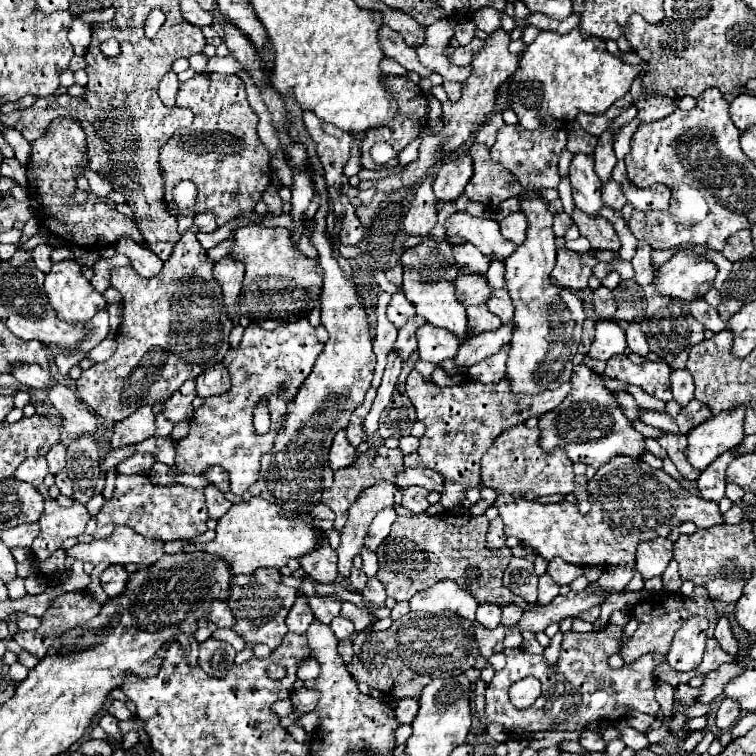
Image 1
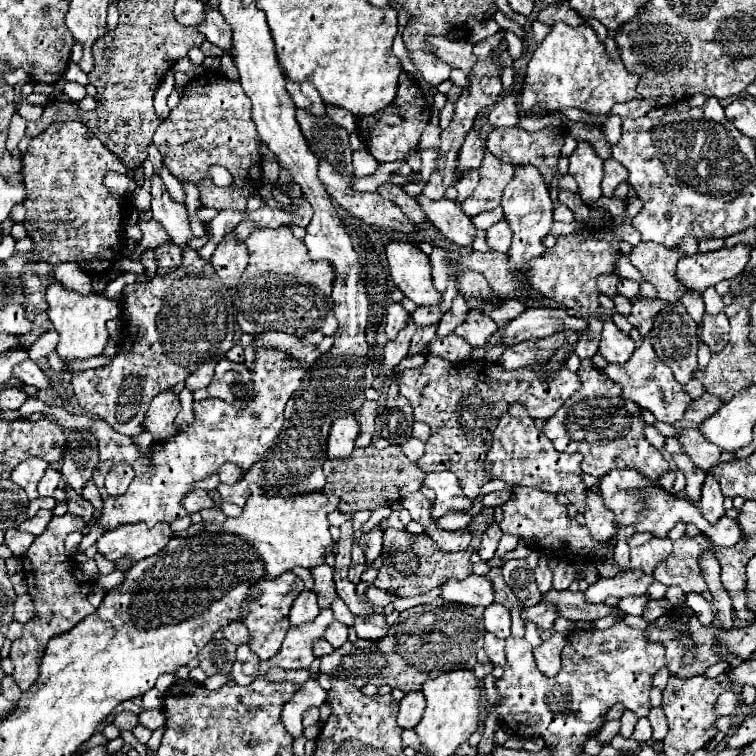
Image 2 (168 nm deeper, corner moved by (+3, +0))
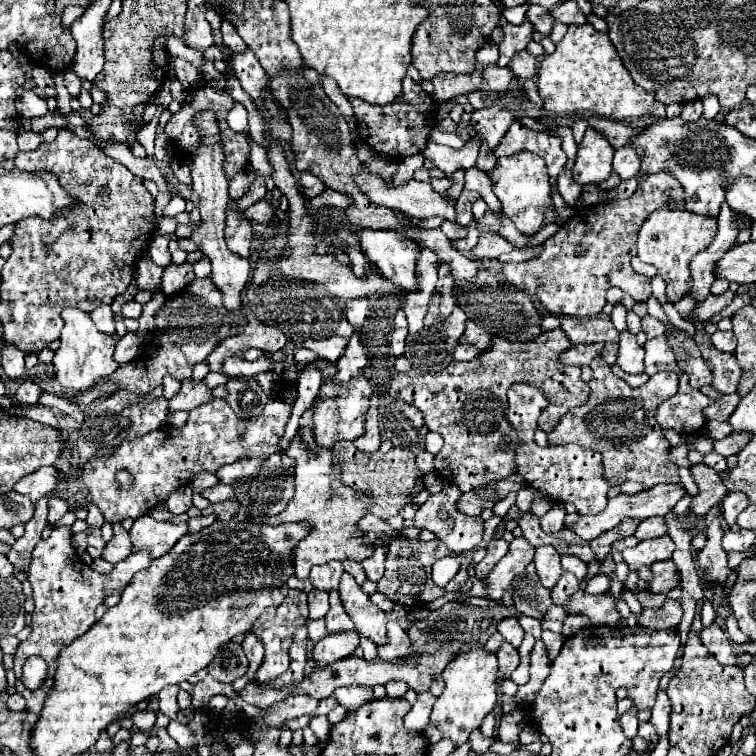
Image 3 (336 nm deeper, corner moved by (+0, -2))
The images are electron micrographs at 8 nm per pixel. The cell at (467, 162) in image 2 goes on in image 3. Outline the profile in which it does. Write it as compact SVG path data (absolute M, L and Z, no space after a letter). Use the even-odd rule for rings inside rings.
M503 106L475 110L471 116L471 126L479 134L481 142L487 144L487 148L495 148L511 124L513 114Z

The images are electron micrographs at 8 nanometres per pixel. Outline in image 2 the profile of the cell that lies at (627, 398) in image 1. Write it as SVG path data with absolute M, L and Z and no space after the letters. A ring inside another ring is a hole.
M646 426L646 438L648 438L648 442L650 442L652 446L656 446L658 450L662 450L664 444L666 444L666 438L664 438L654 426Z

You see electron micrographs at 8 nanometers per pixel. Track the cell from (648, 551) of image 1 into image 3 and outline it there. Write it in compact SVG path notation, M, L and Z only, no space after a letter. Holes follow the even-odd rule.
M665 534L661 538L643 540L635 548L625 548L621 554L623 554L623 560L627 562L629 568L639 568L639 566L649 566L659 560L669 560L673 550L675 550L675 544Z

